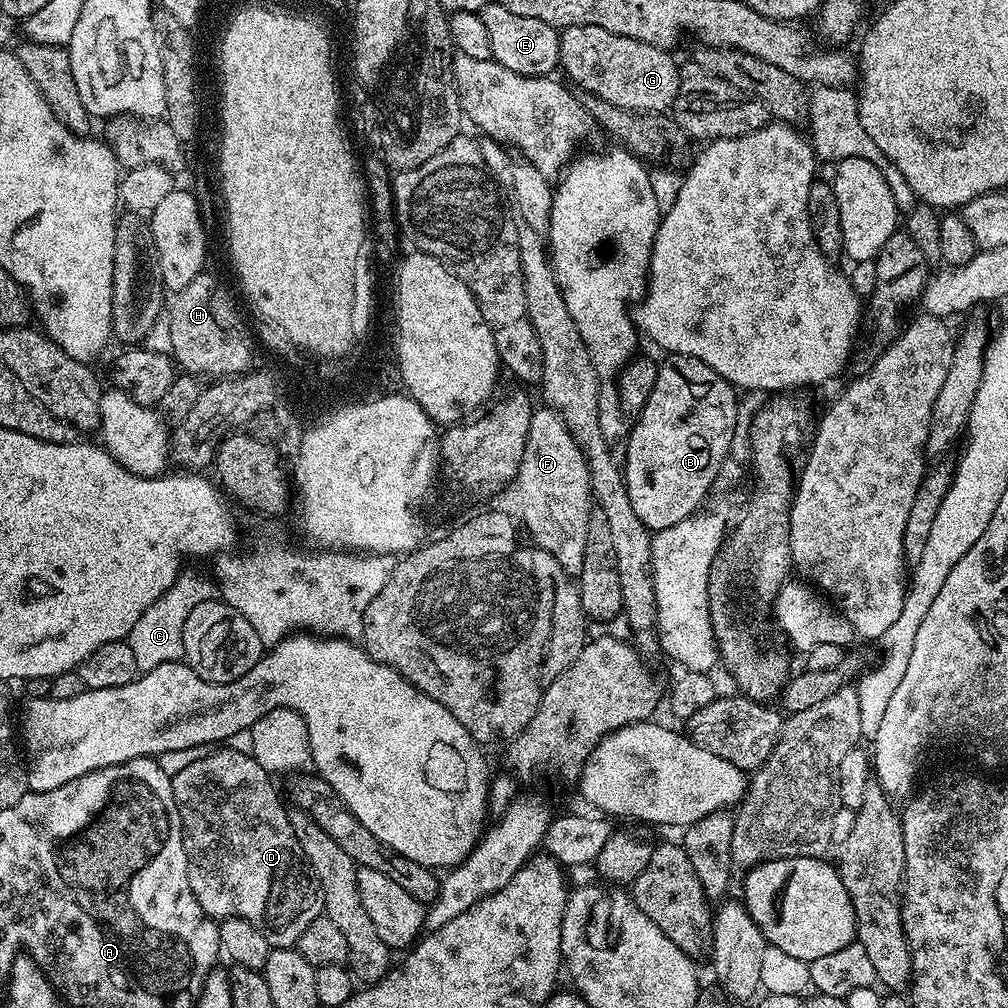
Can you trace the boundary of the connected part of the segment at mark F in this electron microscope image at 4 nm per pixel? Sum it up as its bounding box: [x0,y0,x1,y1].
[515,406,594,577]

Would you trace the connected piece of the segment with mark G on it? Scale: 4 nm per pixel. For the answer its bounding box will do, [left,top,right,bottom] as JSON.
[559,26,680,114]

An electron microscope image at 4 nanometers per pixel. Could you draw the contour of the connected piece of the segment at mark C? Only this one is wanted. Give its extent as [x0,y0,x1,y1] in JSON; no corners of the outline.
[126,571,218,673]

